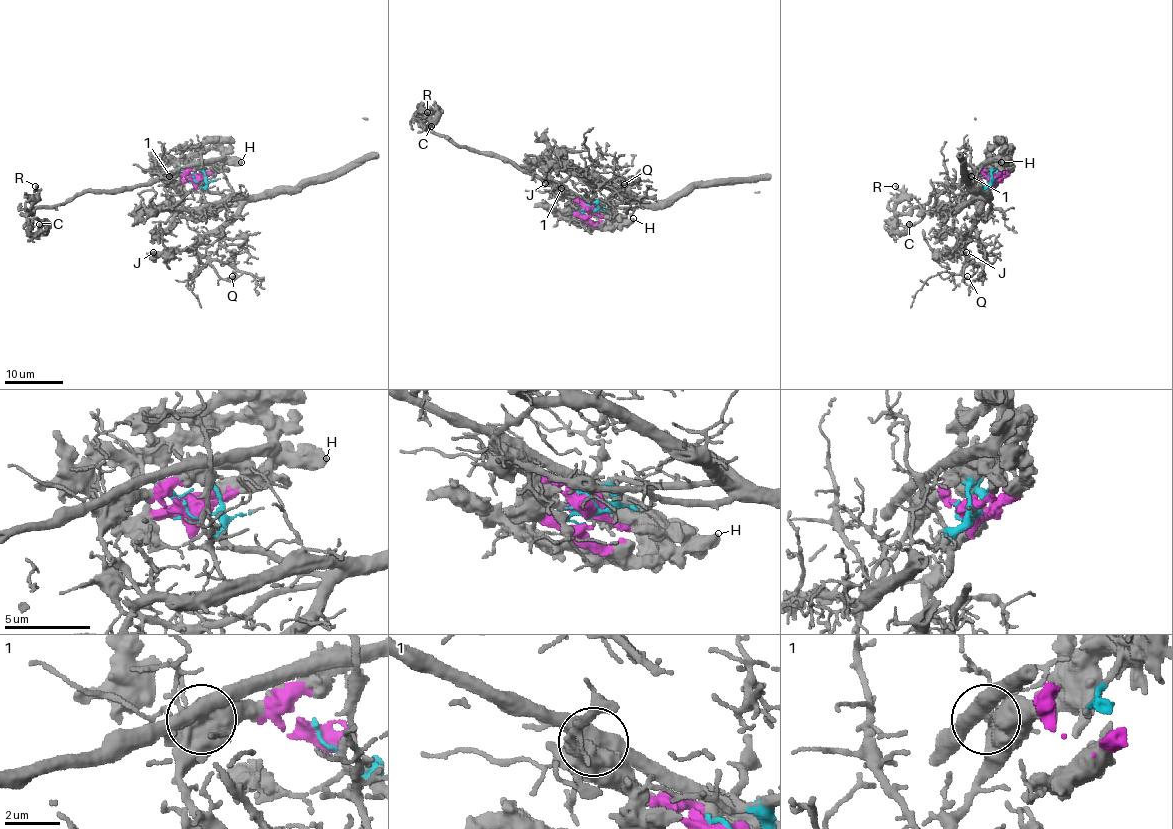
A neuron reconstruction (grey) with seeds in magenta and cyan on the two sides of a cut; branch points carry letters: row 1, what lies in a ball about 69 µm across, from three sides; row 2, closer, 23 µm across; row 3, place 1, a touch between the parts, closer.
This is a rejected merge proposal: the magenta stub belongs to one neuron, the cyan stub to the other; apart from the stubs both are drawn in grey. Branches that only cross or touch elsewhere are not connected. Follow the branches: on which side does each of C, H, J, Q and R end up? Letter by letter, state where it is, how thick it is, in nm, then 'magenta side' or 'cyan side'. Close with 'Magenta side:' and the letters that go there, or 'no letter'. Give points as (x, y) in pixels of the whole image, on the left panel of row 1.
C: (39, 224) | 130 nm | magenta side
H: (241, 162) | 650 nm | magenta side
J: (153, 252) | 140 nm | cyan side
Q: (232, 276) | 170 nm | cyan side
R: (35, 186) | 170 nm | magenta side
Magenta side: C, H, R

